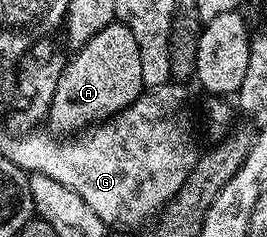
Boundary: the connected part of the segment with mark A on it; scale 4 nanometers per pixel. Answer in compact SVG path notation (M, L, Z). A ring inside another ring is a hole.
M113 23L96 31L73 56L62 69L48 114L49 128L58 135L74 135L97 122L115 117L144 91L140 47L136 47L136 38L126 25Z

